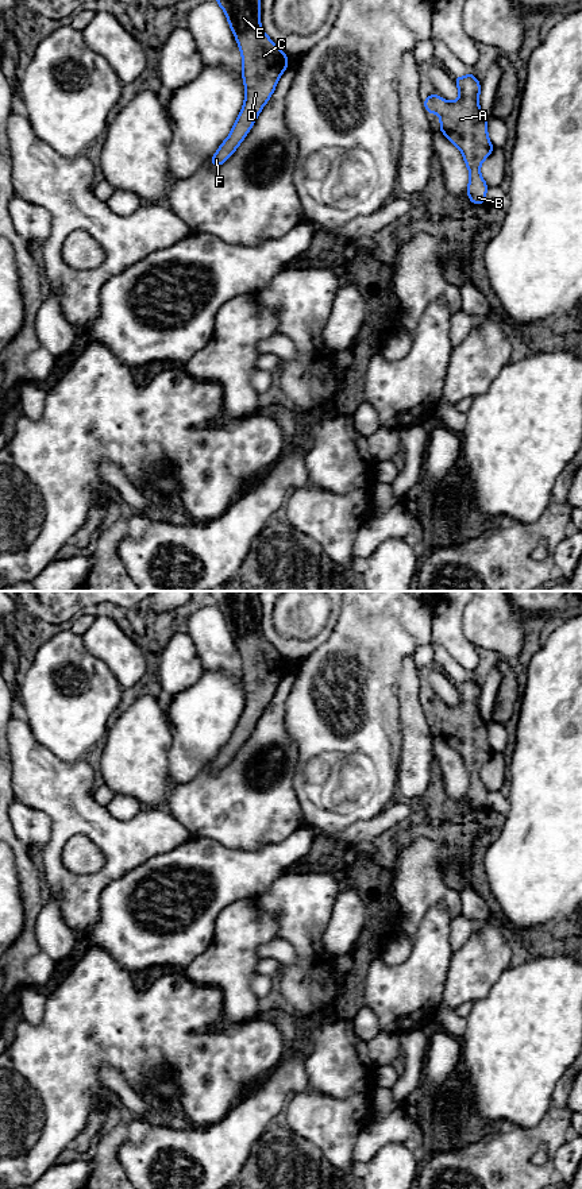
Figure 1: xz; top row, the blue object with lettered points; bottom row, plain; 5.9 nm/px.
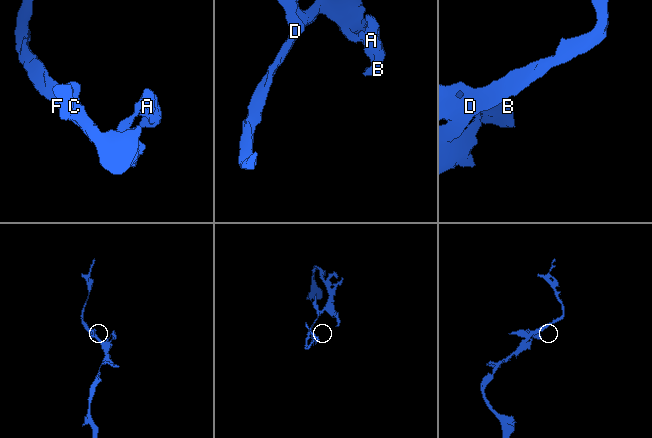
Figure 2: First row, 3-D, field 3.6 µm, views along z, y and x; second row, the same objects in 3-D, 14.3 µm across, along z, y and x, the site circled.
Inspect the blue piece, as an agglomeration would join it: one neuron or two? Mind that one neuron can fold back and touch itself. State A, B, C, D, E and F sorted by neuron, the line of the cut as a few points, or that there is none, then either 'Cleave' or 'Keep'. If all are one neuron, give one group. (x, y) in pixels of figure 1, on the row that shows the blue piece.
Groups: A B C D E F. No split. Keep

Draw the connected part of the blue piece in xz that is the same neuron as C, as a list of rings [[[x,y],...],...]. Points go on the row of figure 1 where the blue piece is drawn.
[[[216,0],[216,3],[226,12],[242,53],[246,96],[230,135],[212,157],[212,167],[224,163],[243,142],[289,65],[289,57],[261,26],[261,0]]]

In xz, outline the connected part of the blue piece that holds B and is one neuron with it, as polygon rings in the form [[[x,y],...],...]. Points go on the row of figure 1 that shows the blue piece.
[[[473,73],[454,78],[459,97],[451,103],[436,93],[424,99],[424,108],[433,116],[440,116],[439,130],[455,144],[470,173],[467,185],[469,200],[481,205],[485,202],[487,184],[482,178],[481,163],[494,150],[487,136],[487,119],[479,109],[479,81]]]

